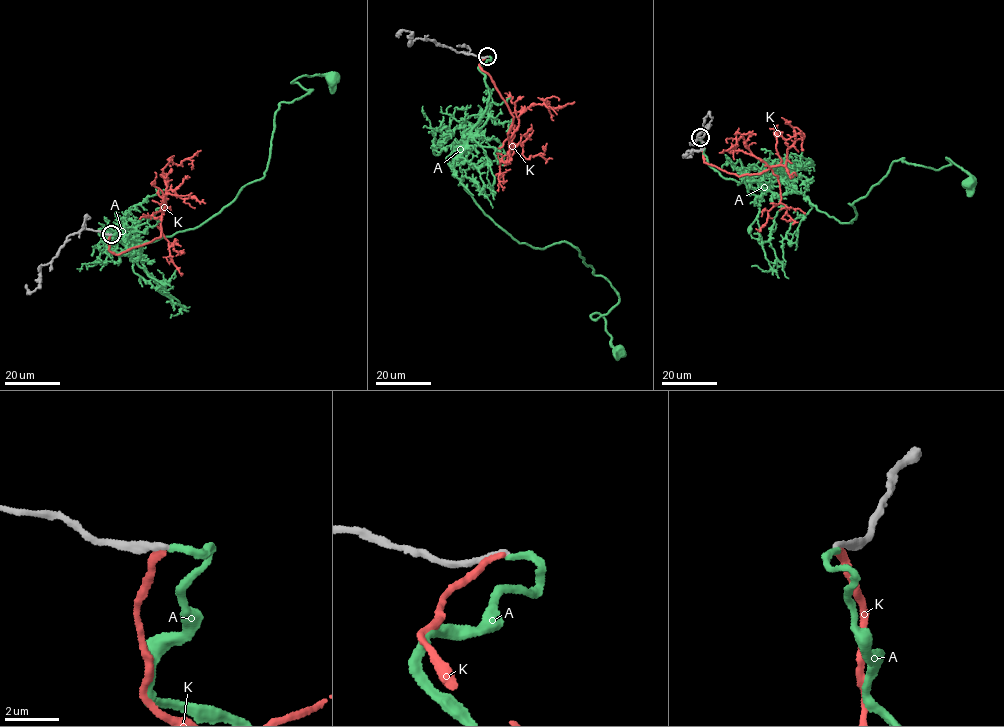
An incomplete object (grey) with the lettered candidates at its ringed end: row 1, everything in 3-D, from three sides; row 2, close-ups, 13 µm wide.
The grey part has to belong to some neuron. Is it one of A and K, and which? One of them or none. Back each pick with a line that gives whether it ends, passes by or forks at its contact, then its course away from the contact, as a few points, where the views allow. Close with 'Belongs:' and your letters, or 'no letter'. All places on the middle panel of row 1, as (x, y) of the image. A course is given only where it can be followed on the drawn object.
Belongs: no letter

